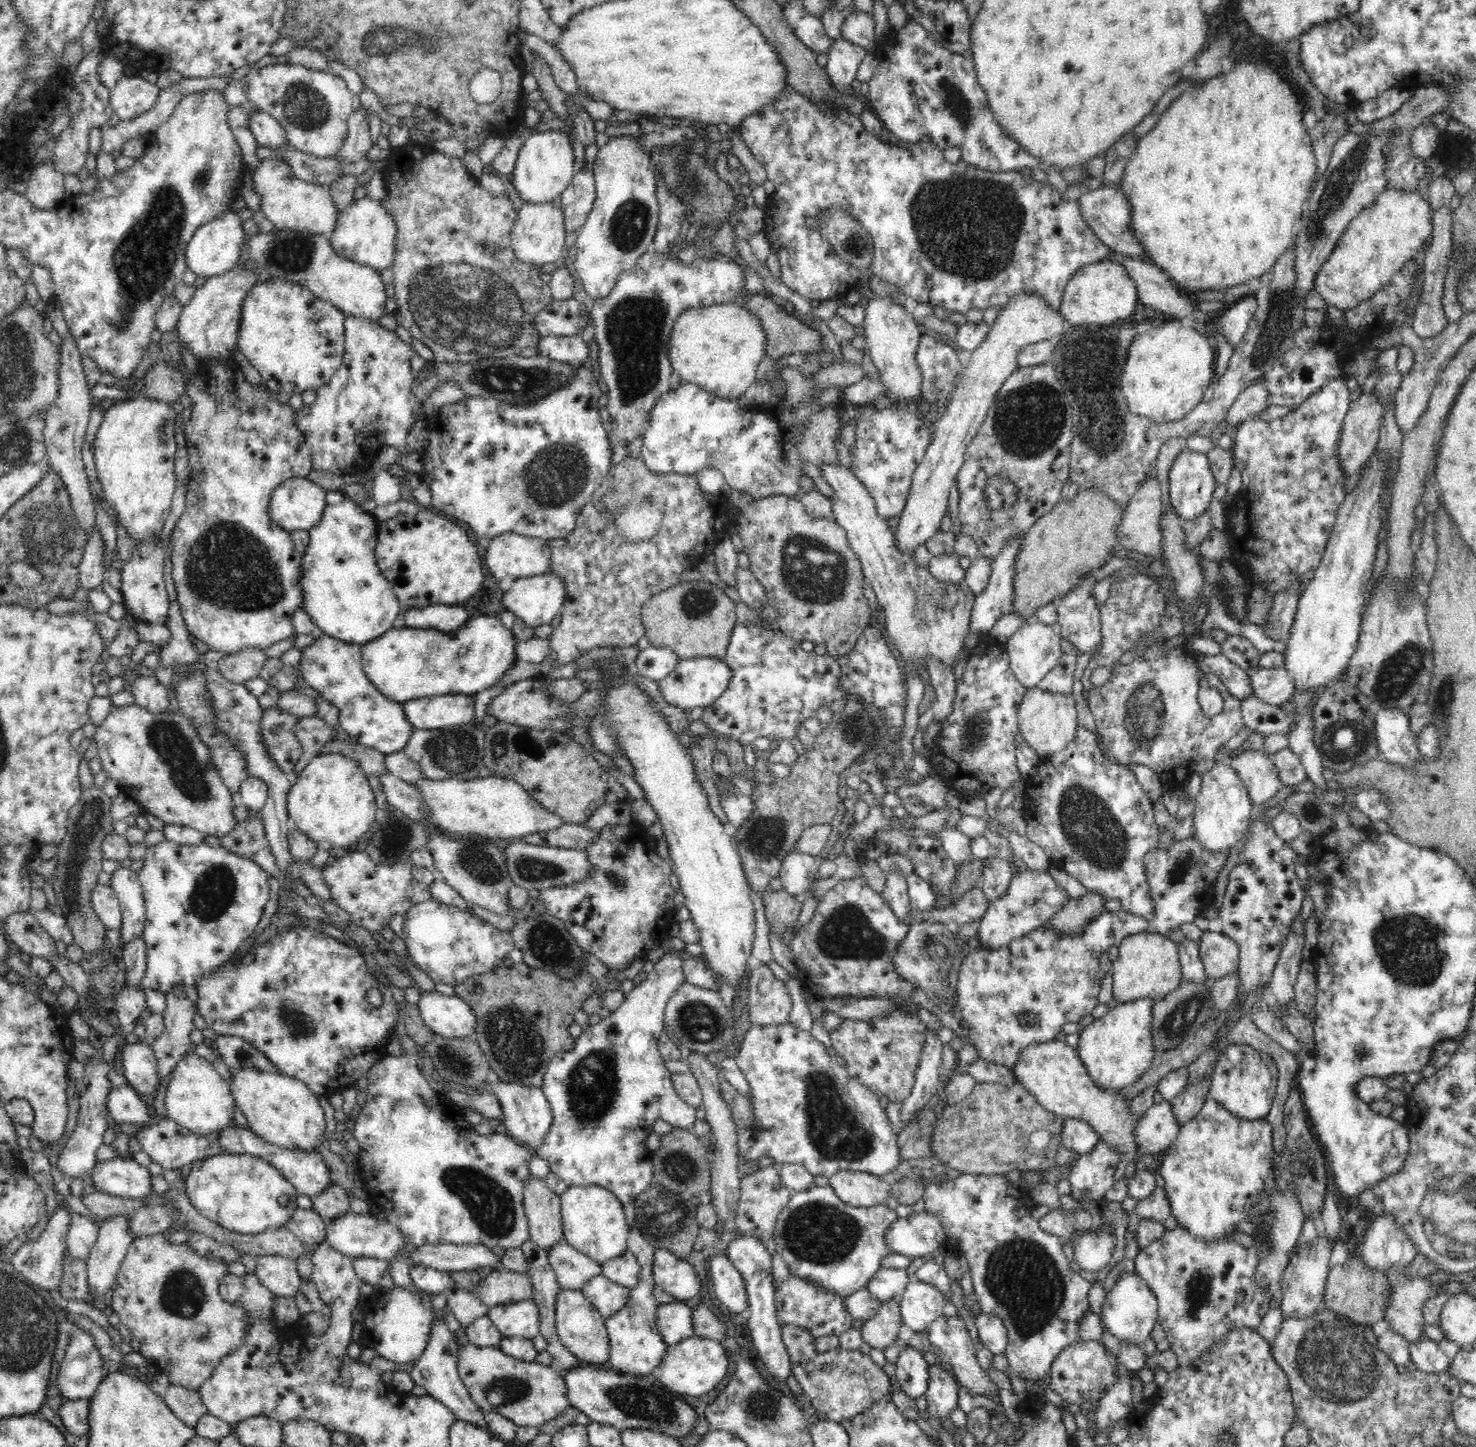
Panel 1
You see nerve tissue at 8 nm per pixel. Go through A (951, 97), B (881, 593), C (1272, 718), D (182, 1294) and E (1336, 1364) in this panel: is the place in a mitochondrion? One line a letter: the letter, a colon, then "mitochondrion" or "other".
A: mitochondrion
B: other
C: other
D: mitochondrion
E: mitochondrion

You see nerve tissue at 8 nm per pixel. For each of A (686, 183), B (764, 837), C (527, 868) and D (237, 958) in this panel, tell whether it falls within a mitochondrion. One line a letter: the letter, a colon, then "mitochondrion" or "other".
A: mitochondrion
B: mitochondrion
C: mitochondrion
D: other

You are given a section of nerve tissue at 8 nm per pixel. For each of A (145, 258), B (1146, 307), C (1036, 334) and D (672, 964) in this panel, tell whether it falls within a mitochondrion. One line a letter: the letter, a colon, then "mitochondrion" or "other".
A: mitochondrion
B: other
C: other
D: other

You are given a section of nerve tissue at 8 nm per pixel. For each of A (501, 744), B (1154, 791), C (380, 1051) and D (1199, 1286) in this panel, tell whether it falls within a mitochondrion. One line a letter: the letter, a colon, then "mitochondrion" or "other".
A: mitochondrion
B: other
C: other
D: mitochondrion

